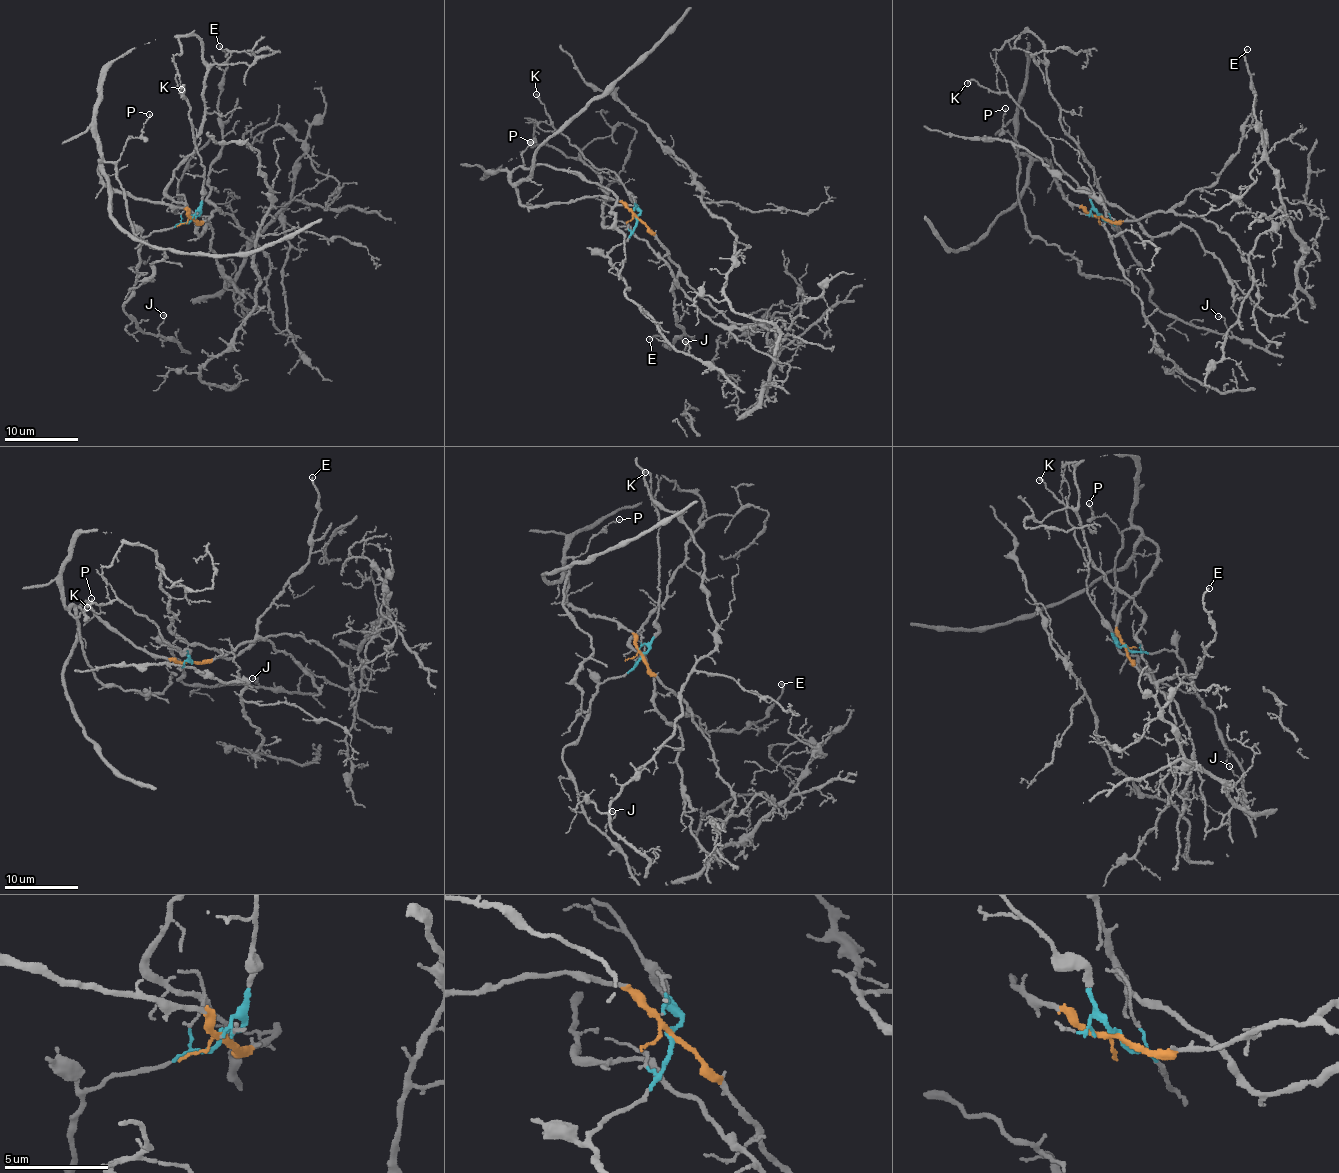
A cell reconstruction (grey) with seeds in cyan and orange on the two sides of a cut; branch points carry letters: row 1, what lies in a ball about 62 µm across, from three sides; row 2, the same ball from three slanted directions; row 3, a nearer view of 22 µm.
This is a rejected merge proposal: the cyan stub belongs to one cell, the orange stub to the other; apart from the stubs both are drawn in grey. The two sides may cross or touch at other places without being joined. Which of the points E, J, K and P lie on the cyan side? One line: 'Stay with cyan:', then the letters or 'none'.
Stay with cyan: J, K

